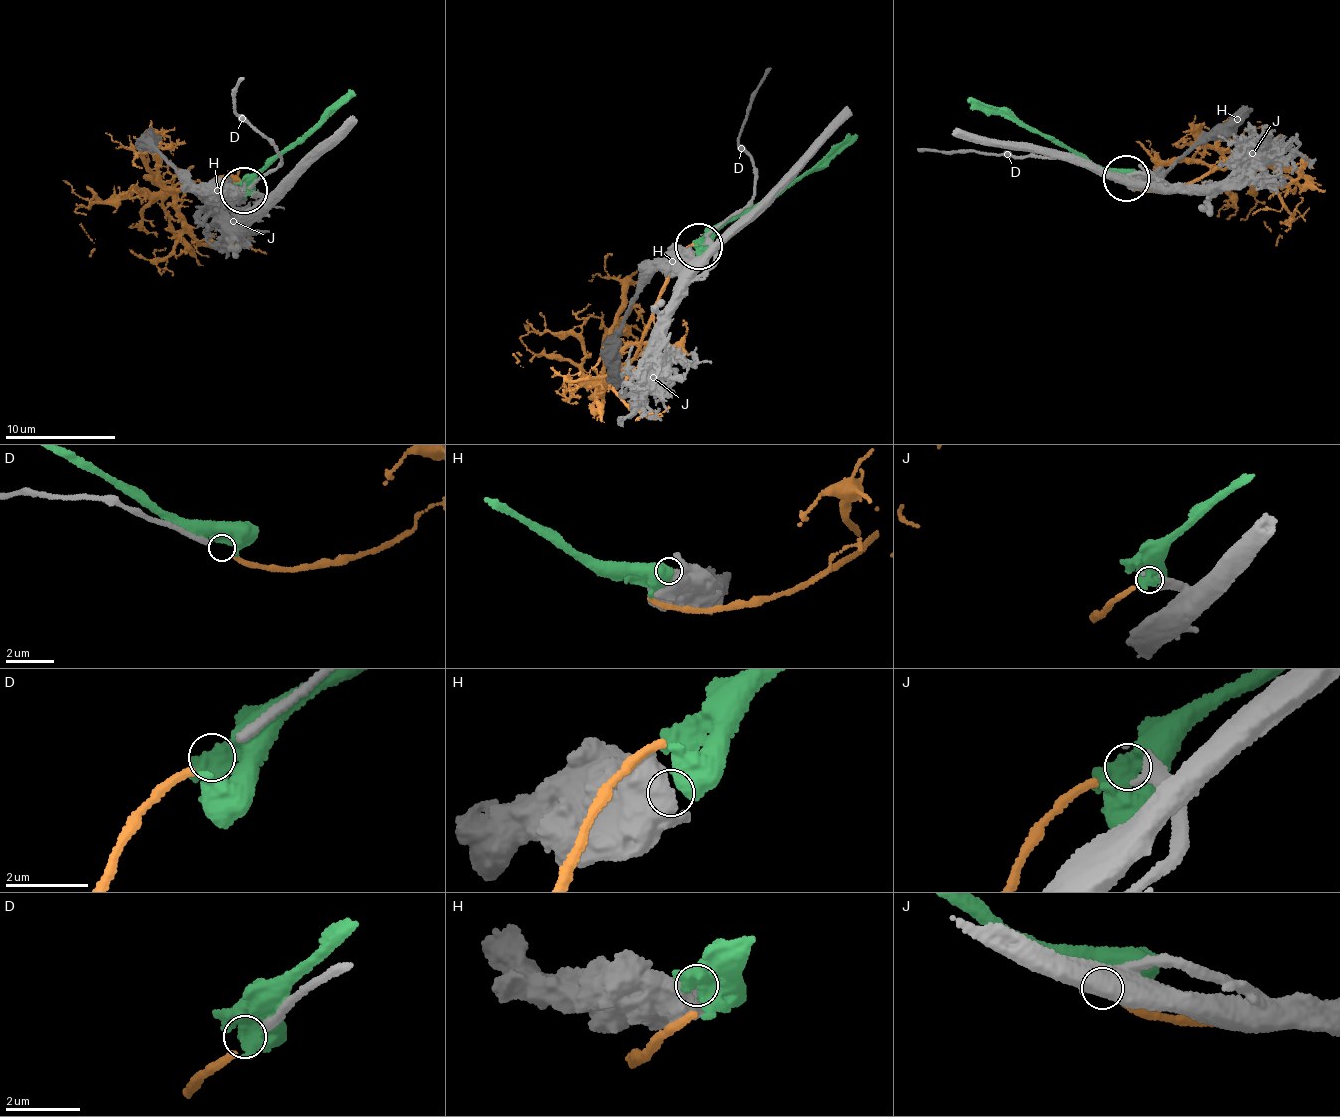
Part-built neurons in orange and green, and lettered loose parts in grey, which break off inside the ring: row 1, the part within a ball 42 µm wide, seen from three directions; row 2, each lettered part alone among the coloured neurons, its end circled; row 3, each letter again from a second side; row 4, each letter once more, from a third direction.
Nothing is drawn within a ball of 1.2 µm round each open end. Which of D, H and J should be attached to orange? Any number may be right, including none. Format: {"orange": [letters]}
{"orange": ["D"]}

